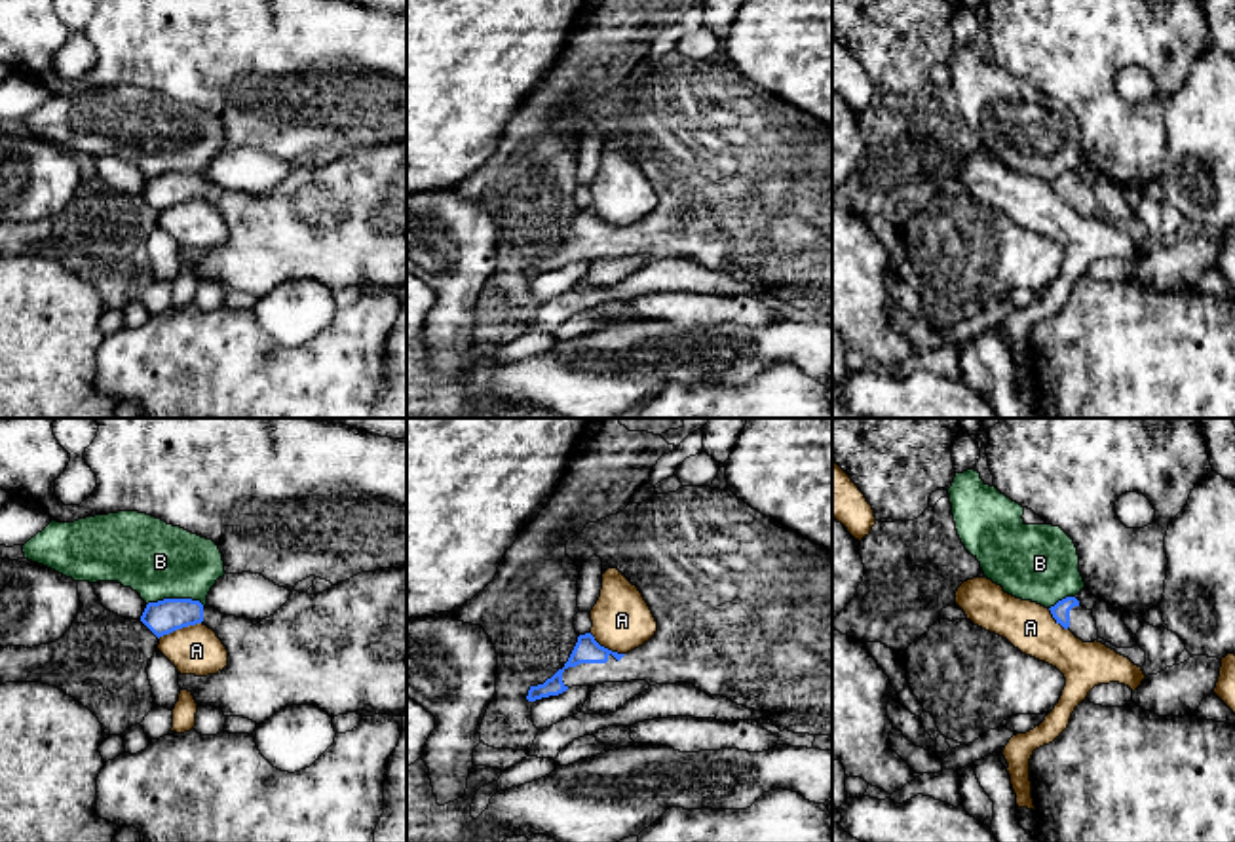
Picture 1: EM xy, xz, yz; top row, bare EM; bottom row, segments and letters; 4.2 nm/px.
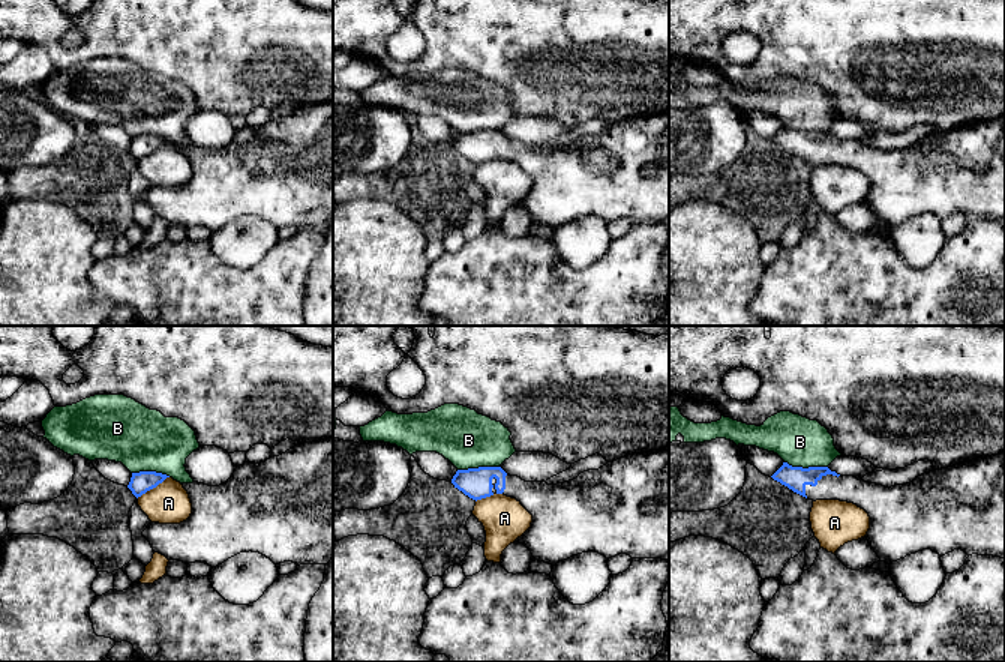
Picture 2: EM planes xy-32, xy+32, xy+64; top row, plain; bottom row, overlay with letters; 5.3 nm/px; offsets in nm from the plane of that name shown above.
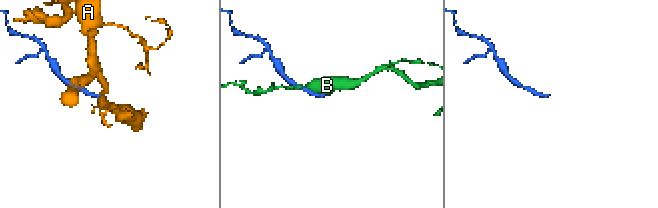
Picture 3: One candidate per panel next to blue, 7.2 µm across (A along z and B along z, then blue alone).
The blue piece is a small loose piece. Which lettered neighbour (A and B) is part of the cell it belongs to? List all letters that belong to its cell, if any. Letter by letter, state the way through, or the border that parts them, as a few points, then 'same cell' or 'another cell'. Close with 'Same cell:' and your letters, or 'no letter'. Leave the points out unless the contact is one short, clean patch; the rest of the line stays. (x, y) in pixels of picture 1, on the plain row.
A: border xy (200, 196), (158, 211); another cell
B: another cell
Same cell: no letter

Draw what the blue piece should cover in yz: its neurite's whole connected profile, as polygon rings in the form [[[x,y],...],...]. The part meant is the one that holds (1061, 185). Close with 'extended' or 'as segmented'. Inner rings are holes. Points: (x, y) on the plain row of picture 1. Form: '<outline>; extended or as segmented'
[[[1066,171],[1049,182],[1056,198],[1070,203],[1083,217],[1098,215],[1096,196],[1092,184],[1079,179],[1075,171]]]; extended

